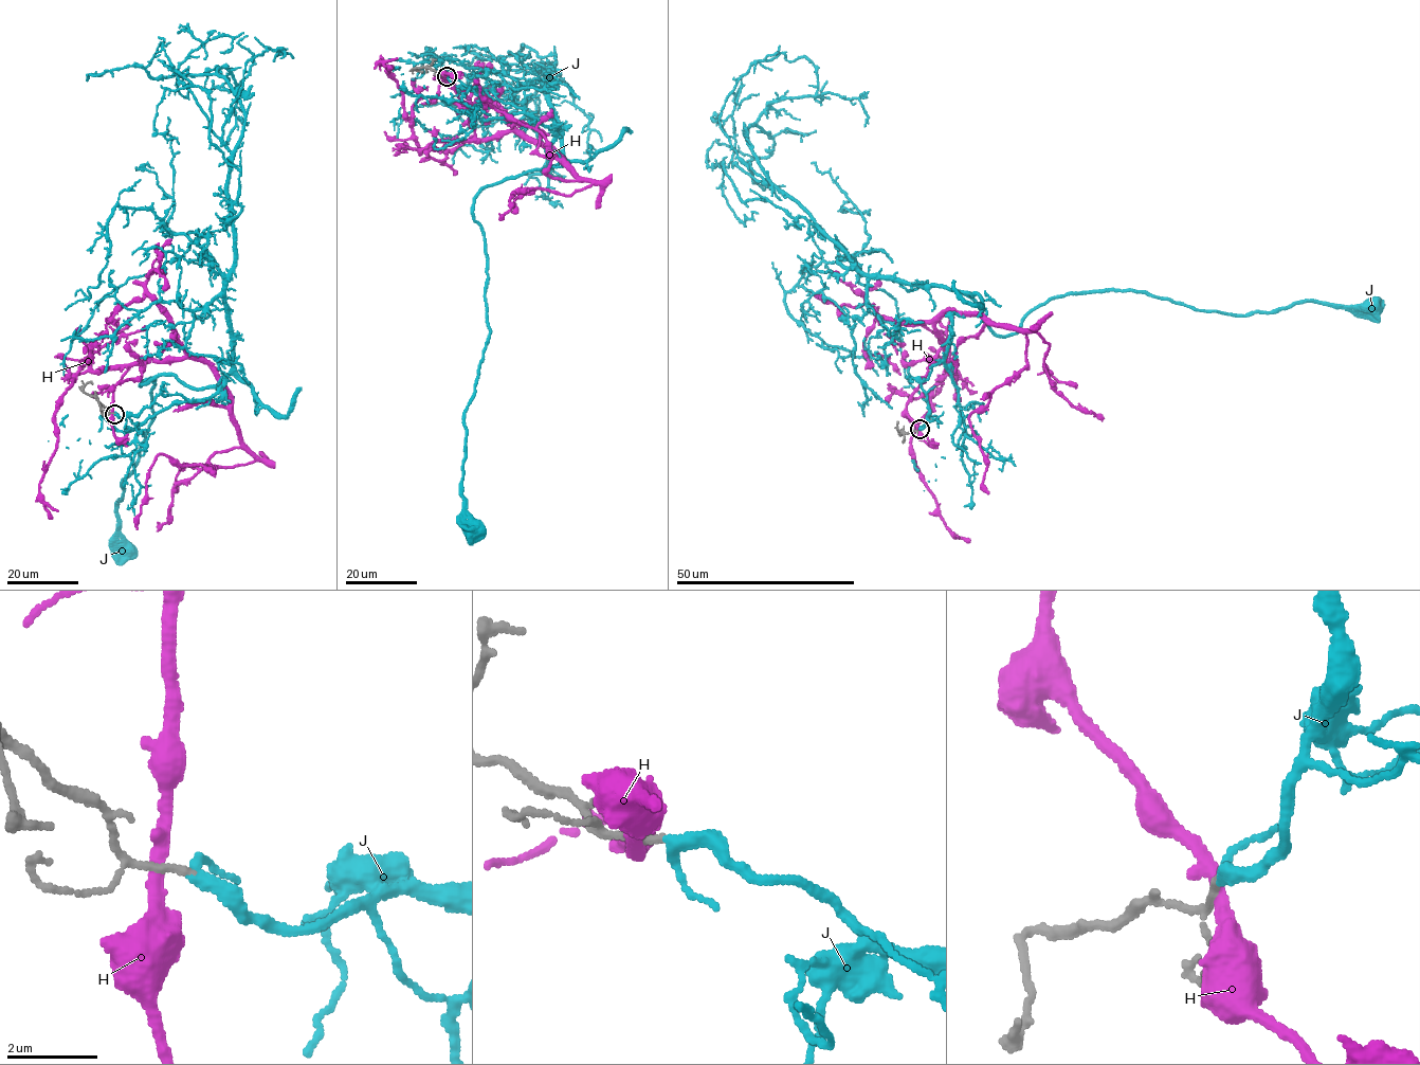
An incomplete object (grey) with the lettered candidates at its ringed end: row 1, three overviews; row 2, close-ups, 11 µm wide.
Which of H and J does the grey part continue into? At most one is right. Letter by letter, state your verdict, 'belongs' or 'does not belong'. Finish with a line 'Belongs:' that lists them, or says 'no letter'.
H: does not belong
J: belongs
Belongs: J

